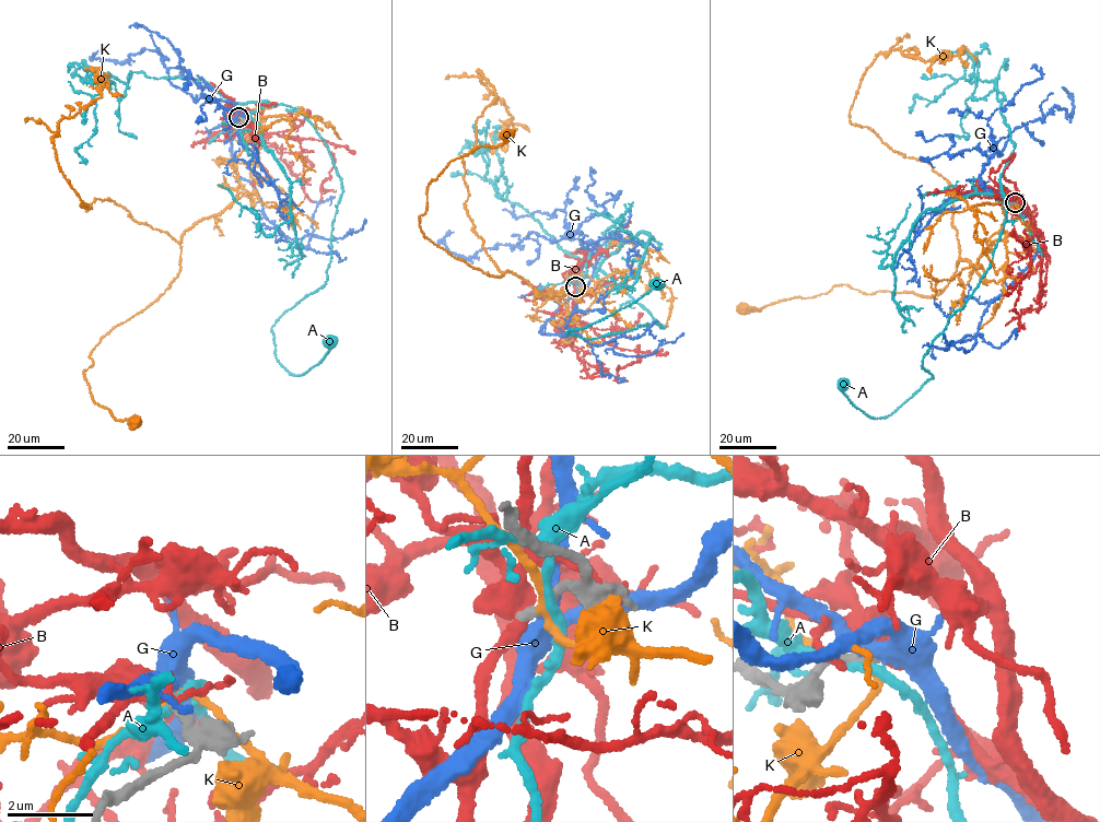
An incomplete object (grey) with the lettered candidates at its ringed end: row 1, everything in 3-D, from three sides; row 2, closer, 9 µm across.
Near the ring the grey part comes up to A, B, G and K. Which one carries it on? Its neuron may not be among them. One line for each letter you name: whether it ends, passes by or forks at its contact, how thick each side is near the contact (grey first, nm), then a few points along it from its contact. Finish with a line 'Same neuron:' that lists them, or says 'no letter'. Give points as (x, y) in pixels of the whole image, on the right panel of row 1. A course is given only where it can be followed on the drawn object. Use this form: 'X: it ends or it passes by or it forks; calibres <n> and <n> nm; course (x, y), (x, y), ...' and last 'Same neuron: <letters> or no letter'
Same neuron: no letter

